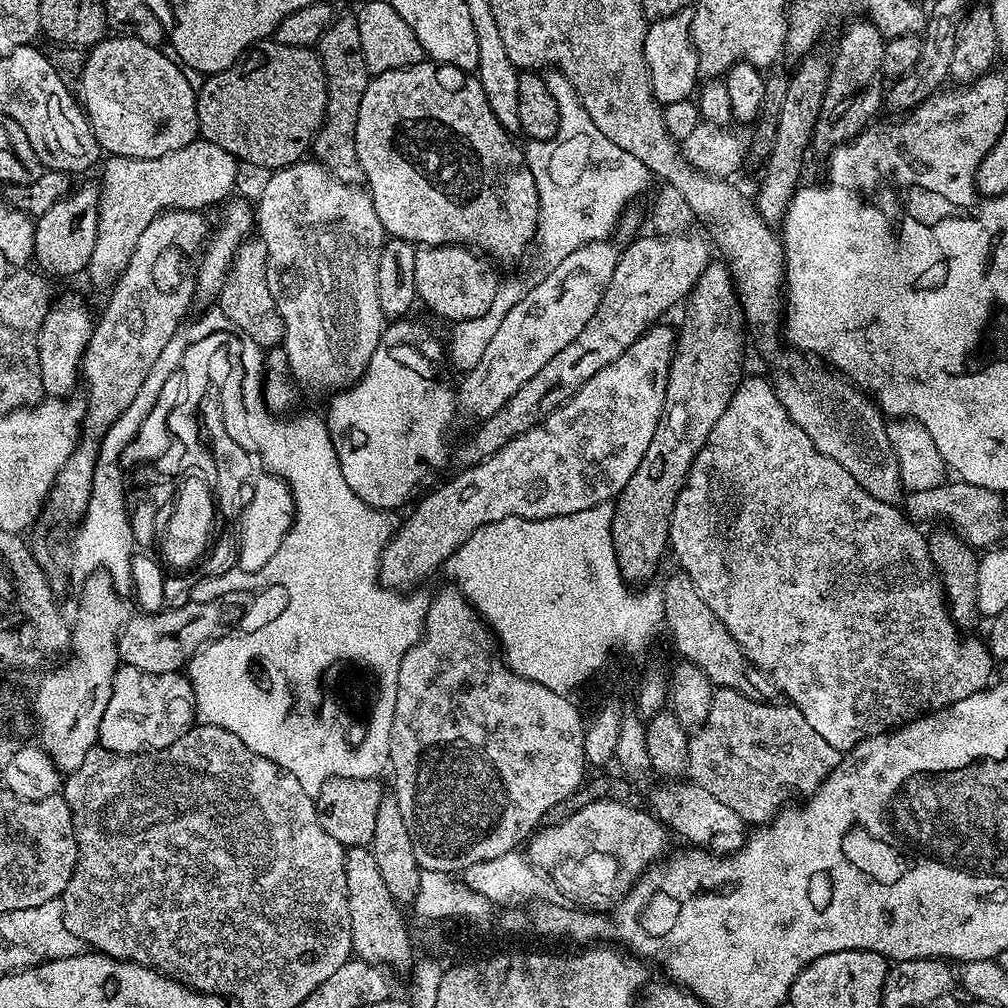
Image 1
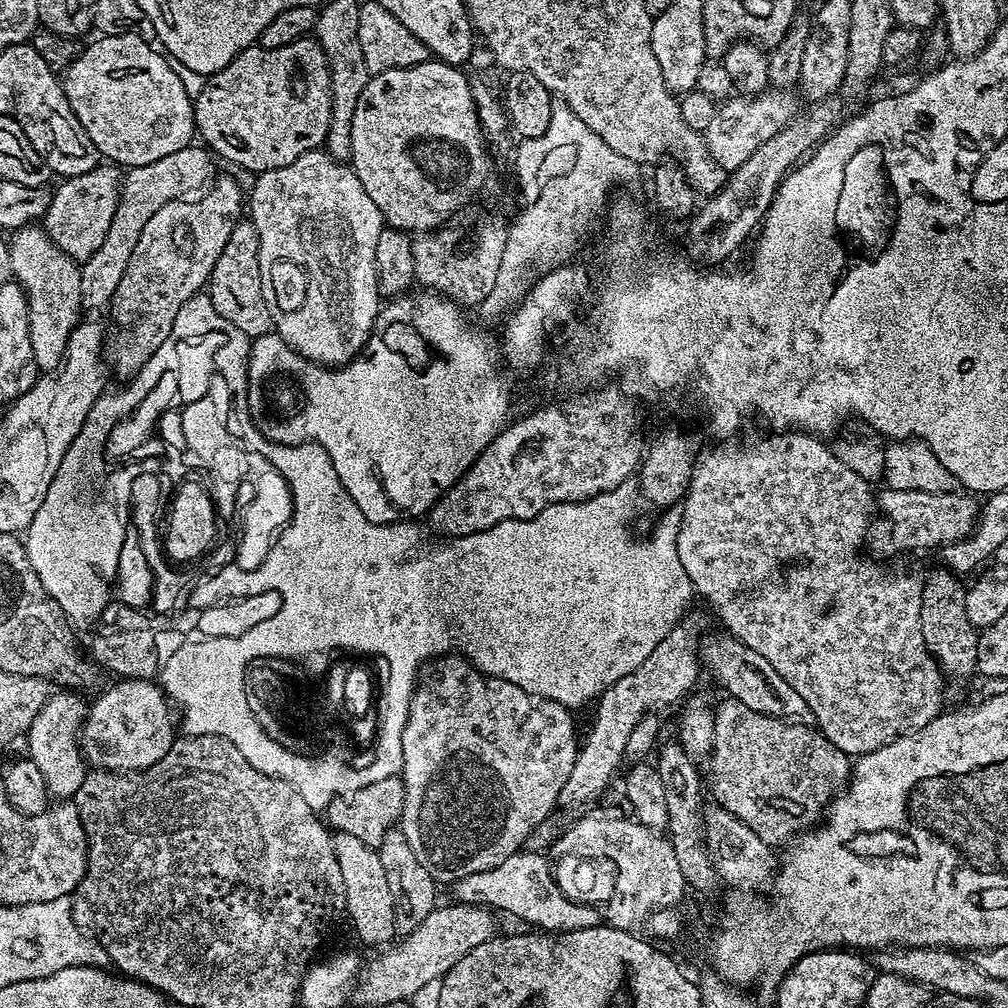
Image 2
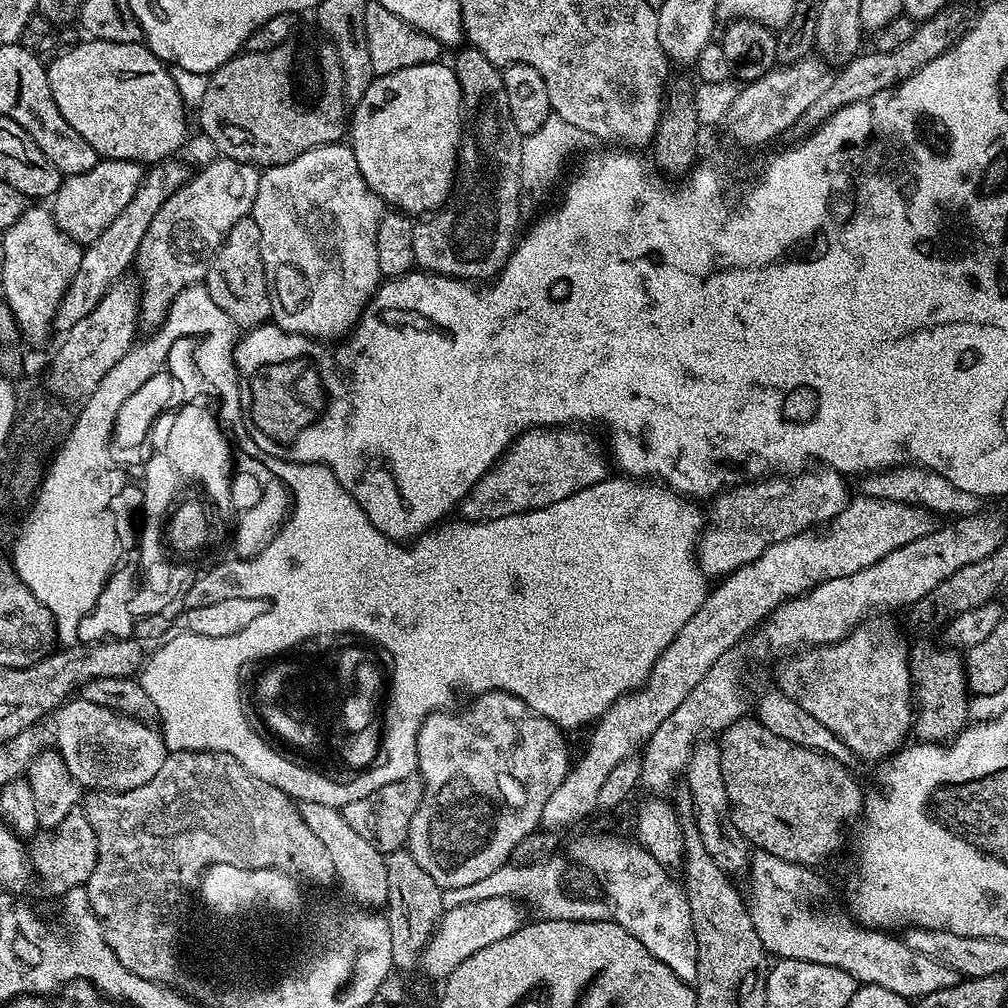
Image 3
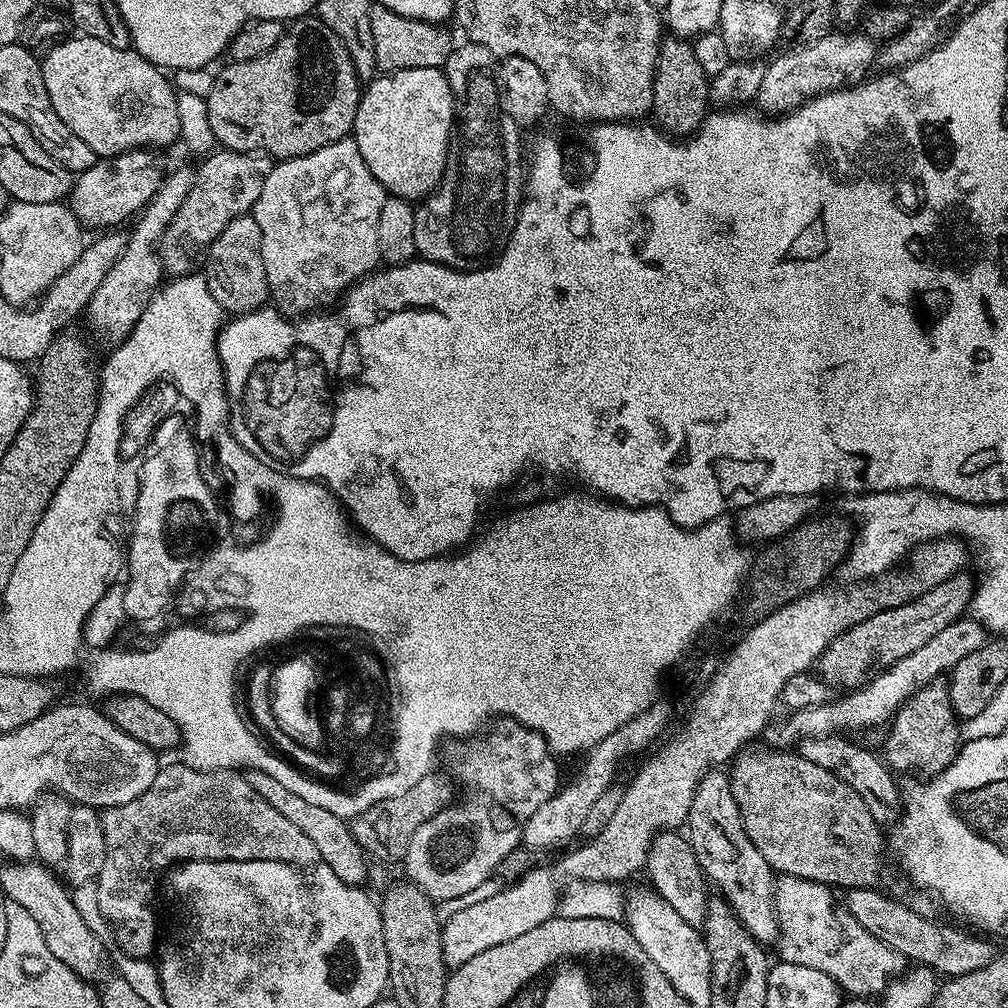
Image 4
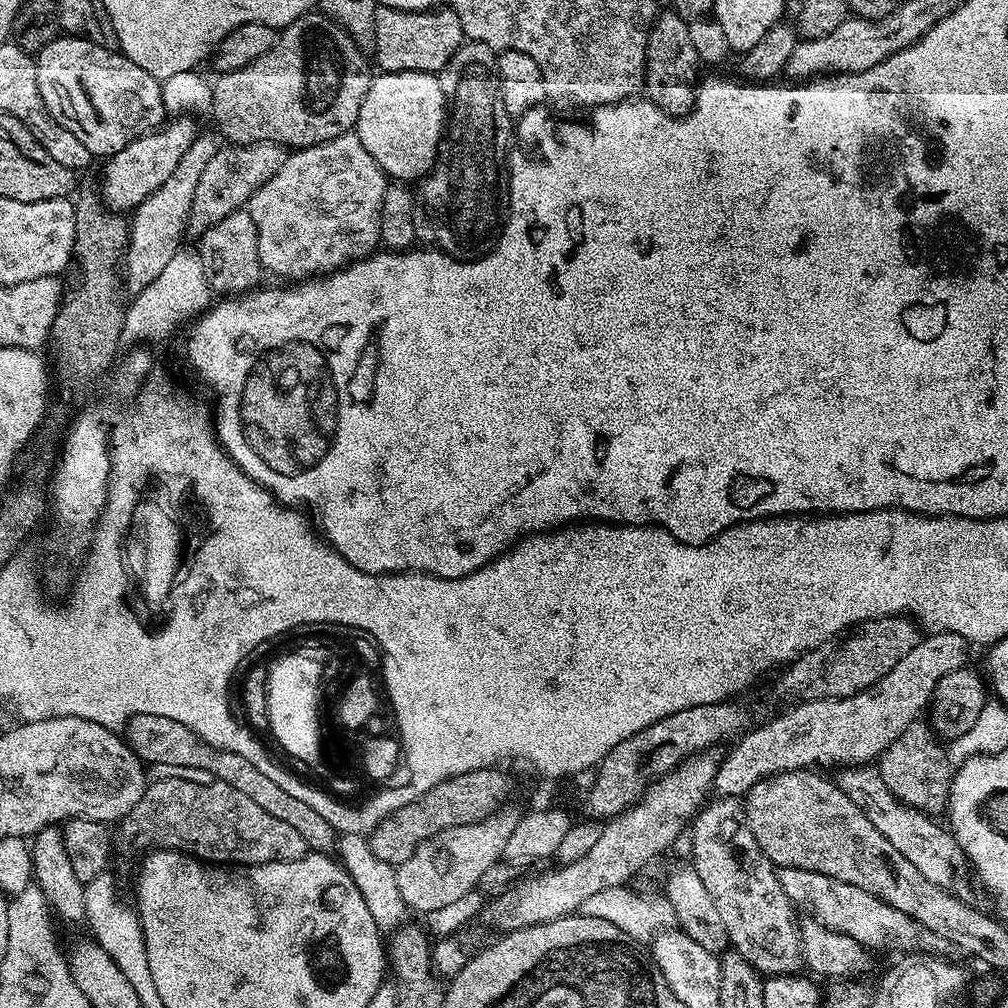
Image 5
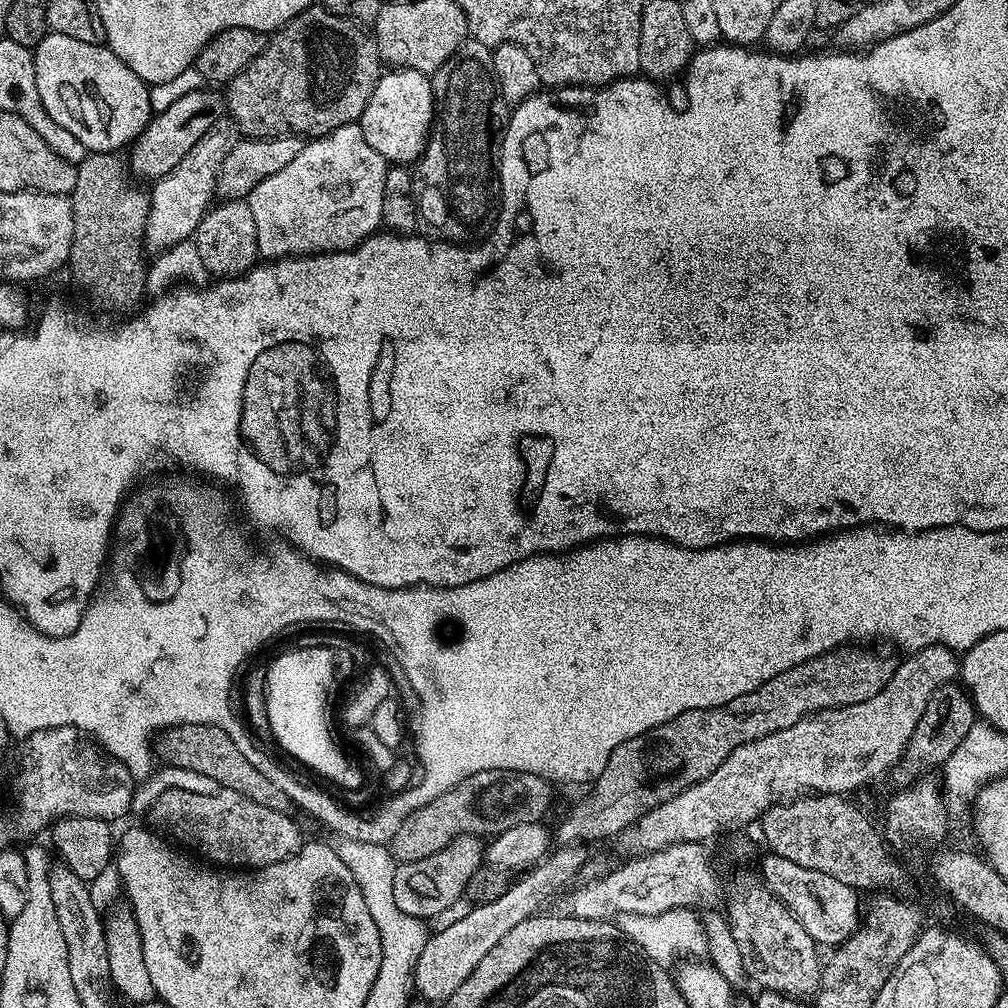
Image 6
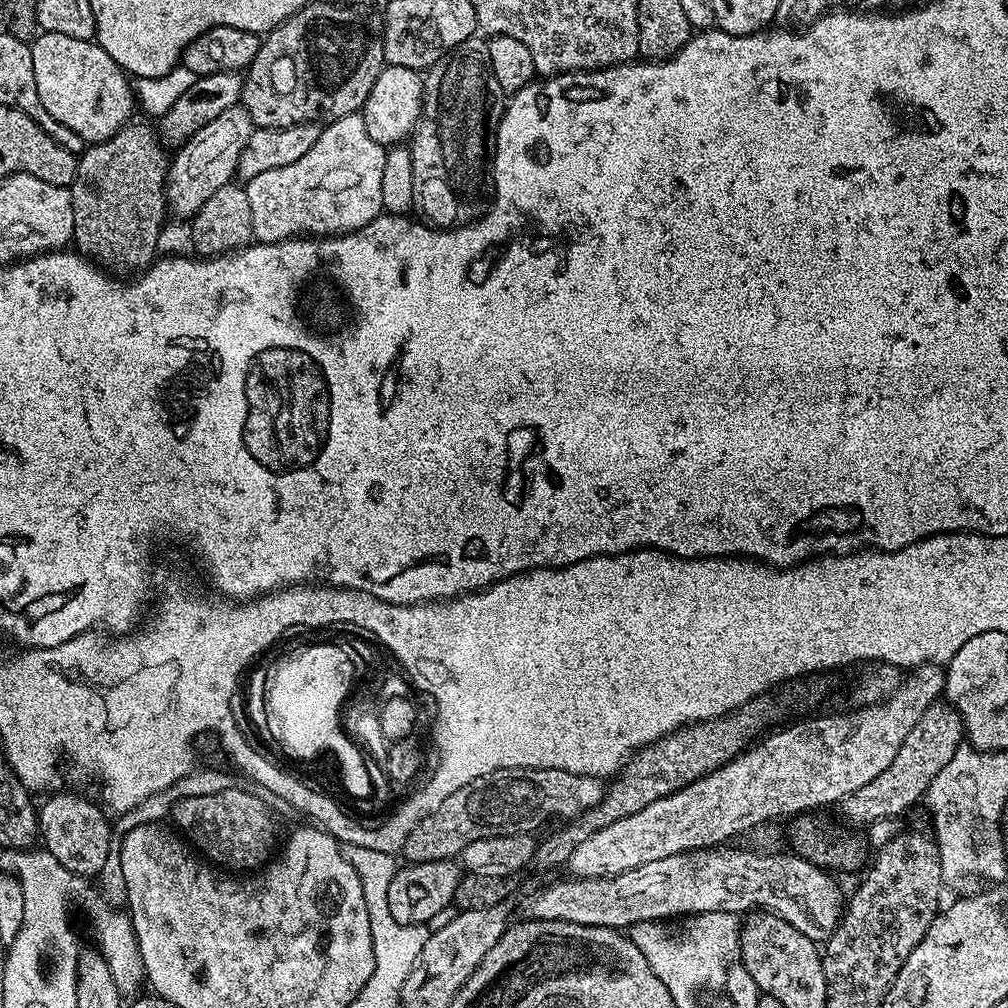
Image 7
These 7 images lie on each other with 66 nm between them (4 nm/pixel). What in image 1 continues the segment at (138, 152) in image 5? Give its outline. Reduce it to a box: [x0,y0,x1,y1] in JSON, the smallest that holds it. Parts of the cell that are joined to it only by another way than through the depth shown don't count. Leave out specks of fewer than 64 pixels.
[32,187,99,276]

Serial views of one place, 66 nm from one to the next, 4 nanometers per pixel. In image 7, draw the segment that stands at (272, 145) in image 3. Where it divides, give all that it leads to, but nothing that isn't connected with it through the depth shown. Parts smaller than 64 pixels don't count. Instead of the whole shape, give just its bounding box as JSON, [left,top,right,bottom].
[240,2,385,128]

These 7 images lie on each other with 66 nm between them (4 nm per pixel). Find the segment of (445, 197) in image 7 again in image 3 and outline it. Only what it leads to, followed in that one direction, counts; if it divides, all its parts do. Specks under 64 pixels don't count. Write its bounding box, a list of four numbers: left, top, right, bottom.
[413,46,524,282]

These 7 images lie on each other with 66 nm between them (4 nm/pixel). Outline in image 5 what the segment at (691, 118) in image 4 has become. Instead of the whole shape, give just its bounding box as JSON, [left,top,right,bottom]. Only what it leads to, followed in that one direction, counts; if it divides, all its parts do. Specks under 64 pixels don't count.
[643,10,702,116]

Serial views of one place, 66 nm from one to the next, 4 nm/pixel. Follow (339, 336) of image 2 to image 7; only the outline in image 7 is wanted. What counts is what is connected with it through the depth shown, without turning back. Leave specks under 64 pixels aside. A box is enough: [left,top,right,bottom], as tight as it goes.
[247,115,385,244]

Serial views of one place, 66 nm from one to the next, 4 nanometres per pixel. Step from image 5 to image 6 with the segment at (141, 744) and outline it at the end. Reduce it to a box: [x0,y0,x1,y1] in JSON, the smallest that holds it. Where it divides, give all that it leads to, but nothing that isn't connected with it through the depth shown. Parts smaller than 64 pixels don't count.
[158,724,293,812]

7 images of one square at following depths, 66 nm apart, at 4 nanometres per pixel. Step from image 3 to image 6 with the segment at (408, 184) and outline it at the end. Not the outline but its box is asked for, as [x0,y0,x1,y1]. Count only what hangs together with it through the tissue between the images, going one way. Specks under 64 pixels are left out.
[358,68,436,166]

